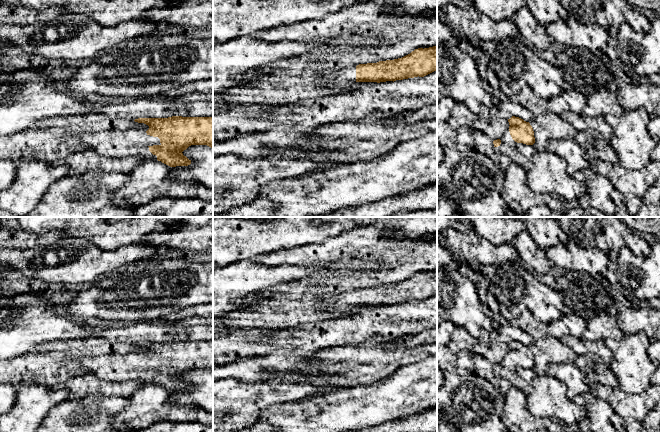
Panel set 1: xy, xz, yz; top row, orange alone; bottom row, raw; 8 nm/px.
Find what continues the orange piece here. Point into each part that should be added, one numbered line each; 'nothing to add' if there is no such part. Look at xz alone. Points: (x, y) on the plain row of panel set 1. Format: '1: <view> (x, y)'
1: xz (343, 301)

